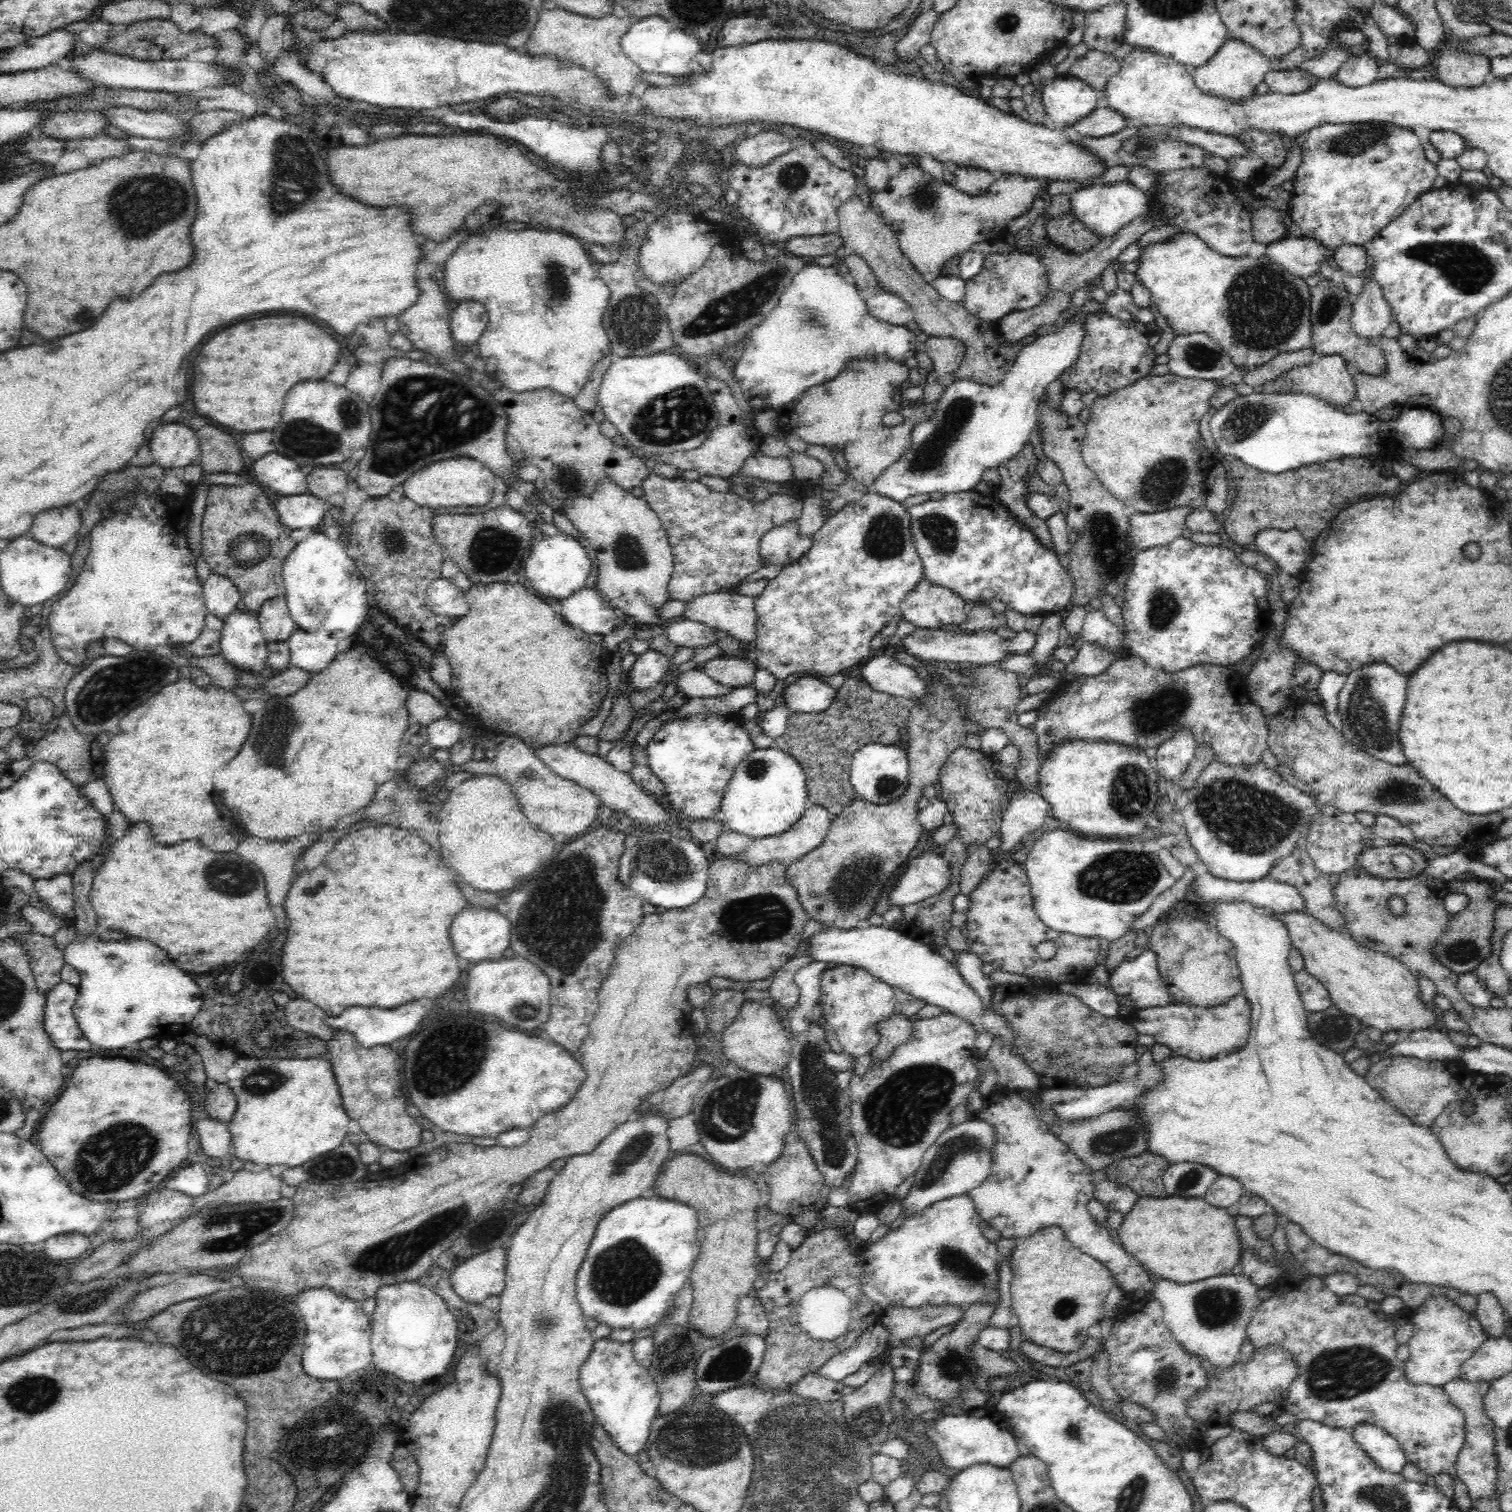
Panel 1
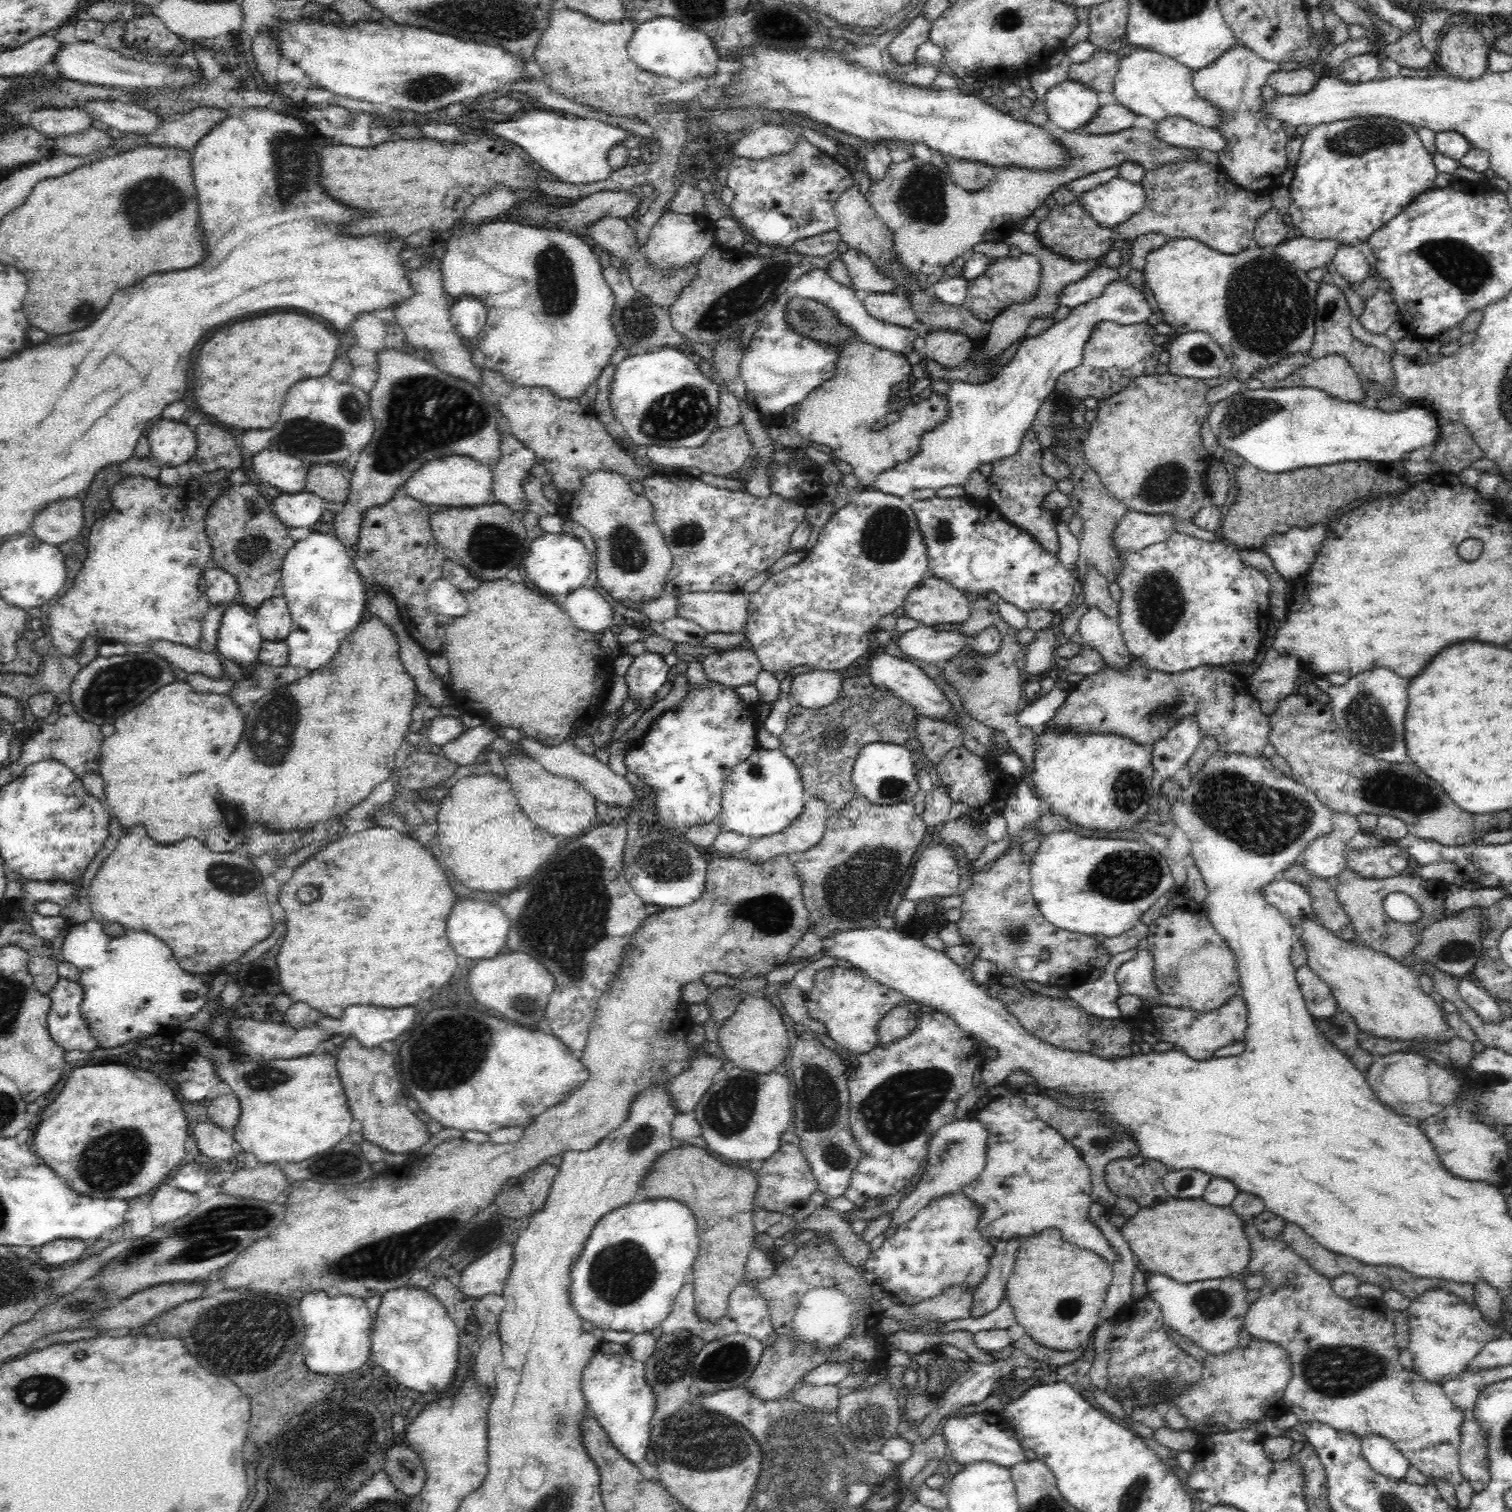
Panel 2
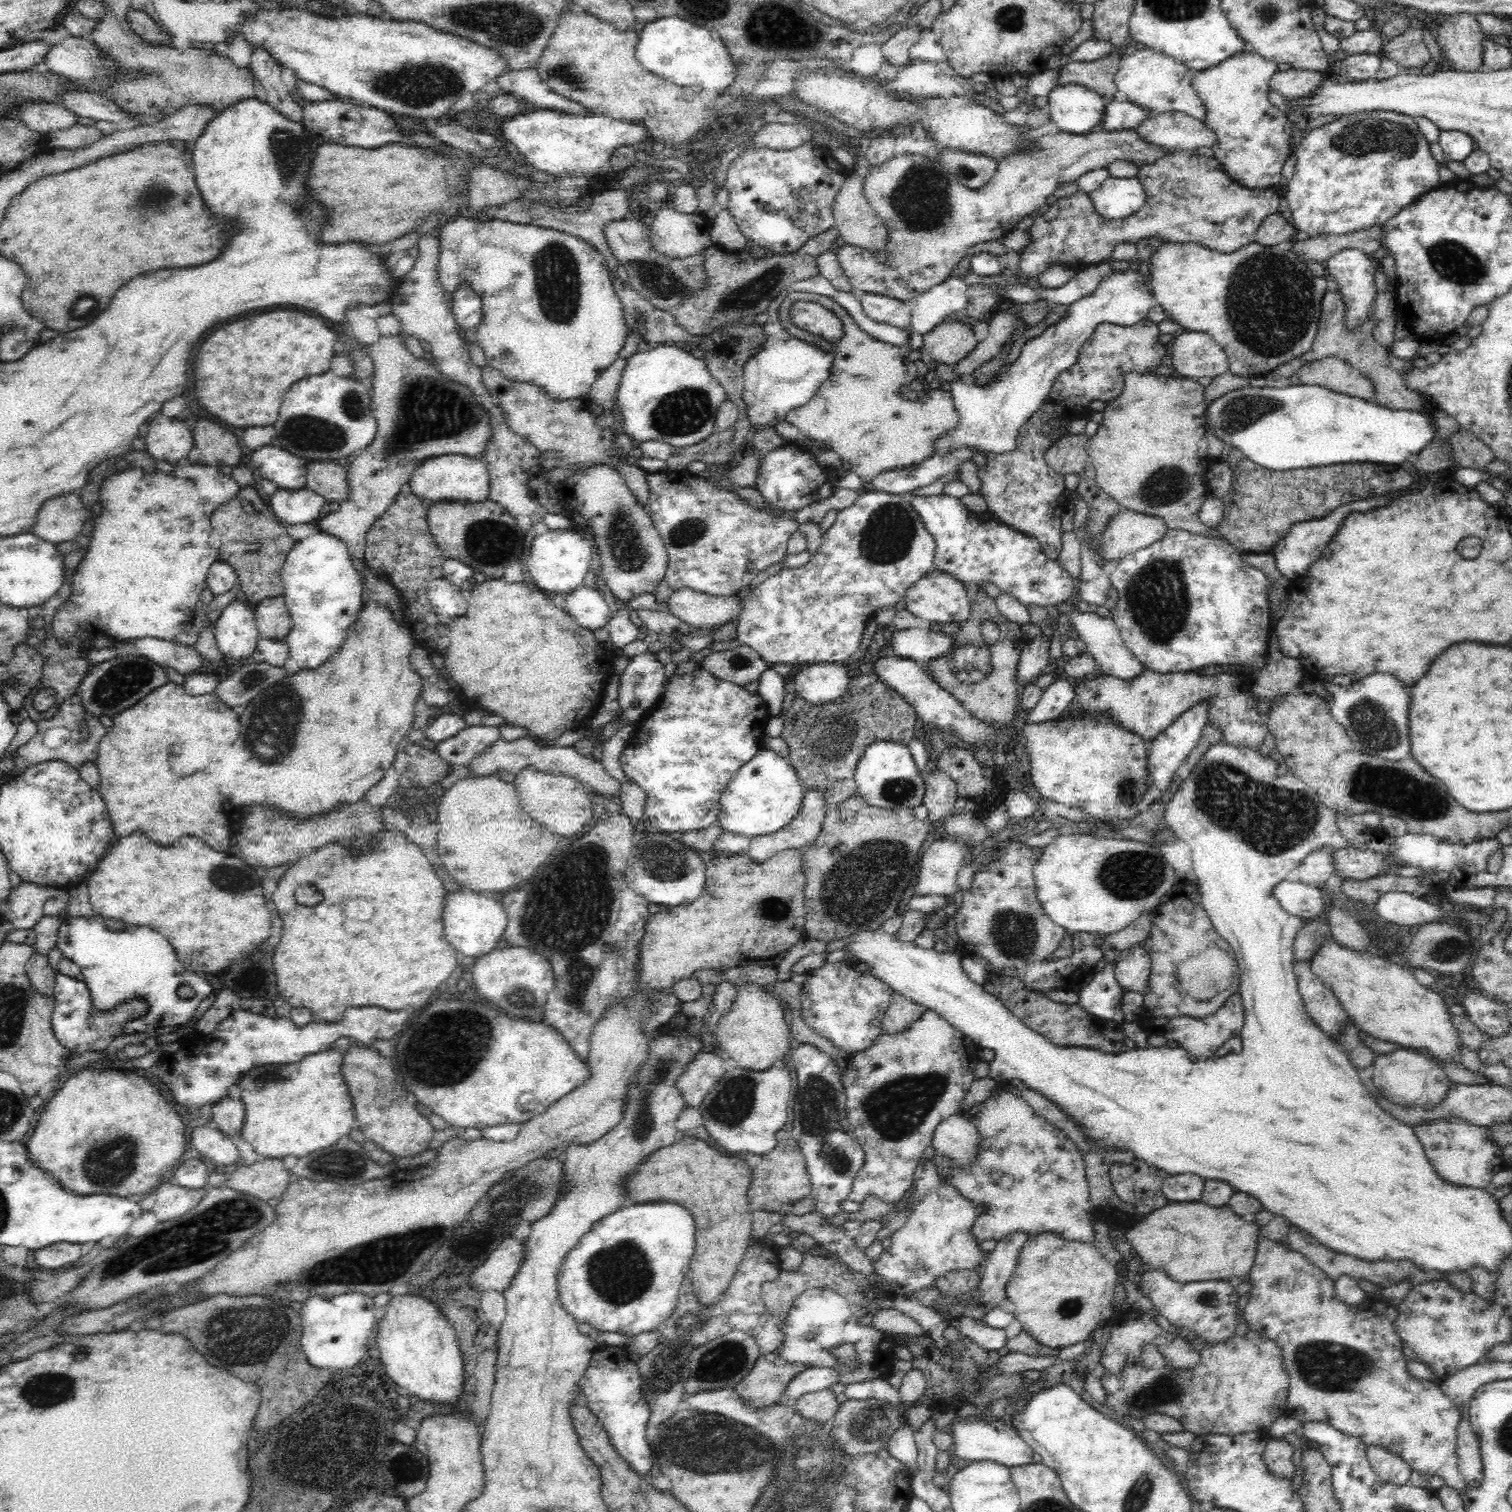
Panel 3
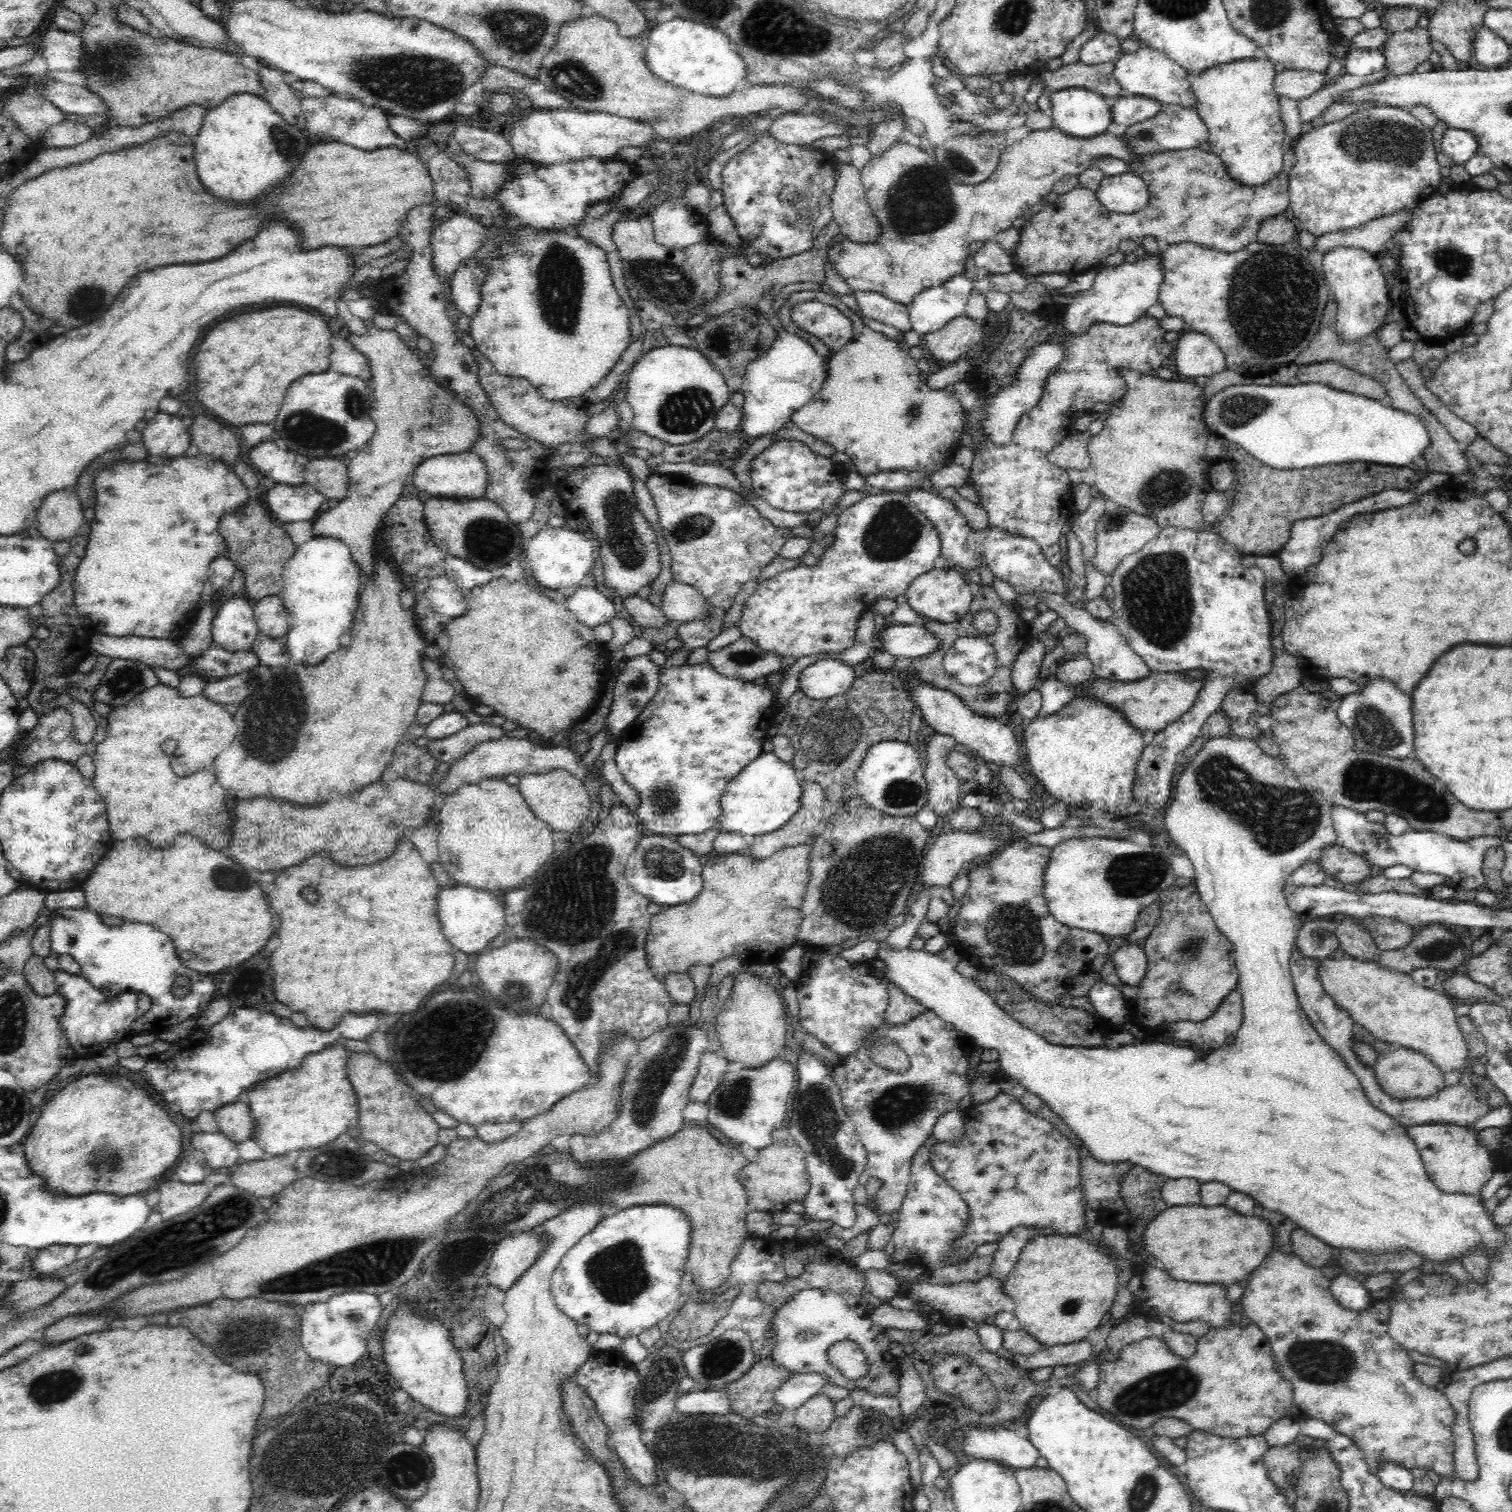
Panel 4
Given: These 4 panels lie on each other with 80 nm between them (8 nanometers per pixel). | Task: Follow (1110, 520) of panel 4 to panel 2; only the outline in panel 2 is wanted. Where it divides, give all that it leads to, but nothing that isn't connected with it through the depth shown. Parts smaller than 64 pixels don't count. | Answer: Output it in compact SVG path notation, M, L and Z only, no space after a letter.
M1129 510L1112 532L1113 544L1120 553L1139 552L1148 545L1168 540L1176 532L1173 516Z

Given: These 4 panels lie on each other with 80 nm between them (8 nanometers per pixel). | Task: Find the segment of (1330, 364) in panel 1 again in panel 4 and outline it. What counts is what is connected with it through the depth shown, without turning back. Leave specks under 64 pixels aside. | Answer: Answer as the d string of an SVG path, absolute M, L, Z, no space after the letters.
M1326 360L1308 365L1301 365L1302 368L1296 372L1296 380L1300 384L1320 382L1333 389L1349 393L1358 393L1360 396L1370 397L1383 405L1390 405L1390 399L1384 391L1384 385L1370 376L1360 374L1342 366L1335 360Z

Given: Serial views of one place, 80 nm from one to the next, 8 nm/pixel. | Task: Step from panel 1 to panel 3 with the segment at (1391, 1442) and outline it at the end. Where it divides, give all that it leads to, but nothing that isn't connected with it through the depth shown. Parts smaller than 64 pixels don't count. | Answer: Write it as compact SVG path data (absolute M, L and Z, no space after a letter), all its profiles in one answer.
M1368 1447L1366 1457L1372 1470L1382 1480L1398 1486L1408 1483L1411 1468L1404 1459L1393 1455L1383 1447Z

